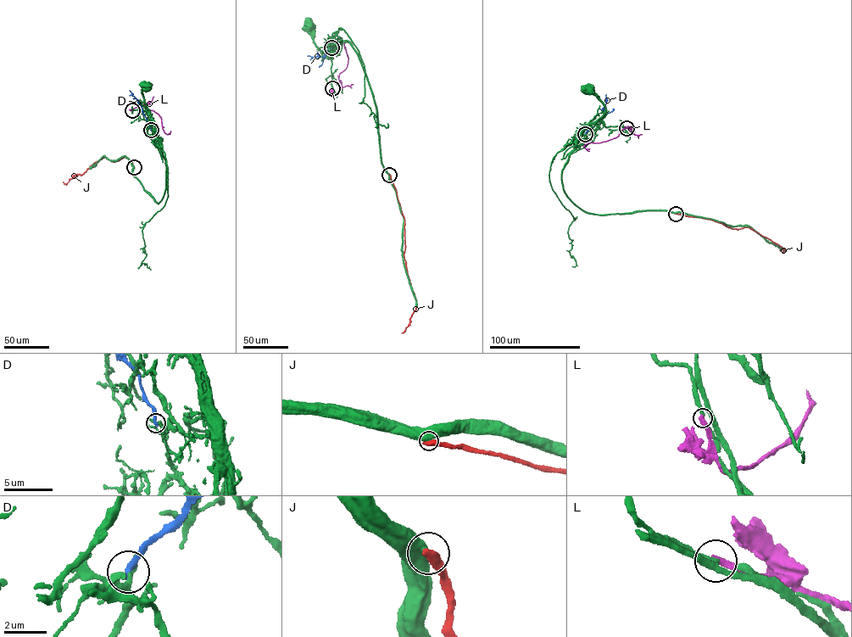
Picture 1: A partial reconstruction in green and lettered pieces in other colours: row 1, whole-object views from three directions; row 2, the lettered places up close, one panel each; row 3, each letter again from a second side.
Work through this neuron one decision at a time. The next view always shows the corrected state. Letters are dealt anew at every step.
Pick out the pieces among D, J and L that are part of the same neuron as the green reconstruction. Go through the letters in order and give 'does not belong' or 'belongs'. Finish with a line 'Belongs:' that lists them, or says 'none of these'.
D: does not belong
J: does not belong
L: does not belong
Belongs: none of these

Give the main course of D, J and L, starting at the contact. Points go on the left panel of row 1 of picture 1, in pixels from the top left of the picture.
D: (151, 130), (140, 104), (129, 90)
J: (134, 167), (128, 158), (114, 161), (105, 156), (83, 174), (74, 176), (66, 183), (63, 181)
L: (132, 110), (143, 104), (158, 114), (164, 132), (169, 134), (170, 131)

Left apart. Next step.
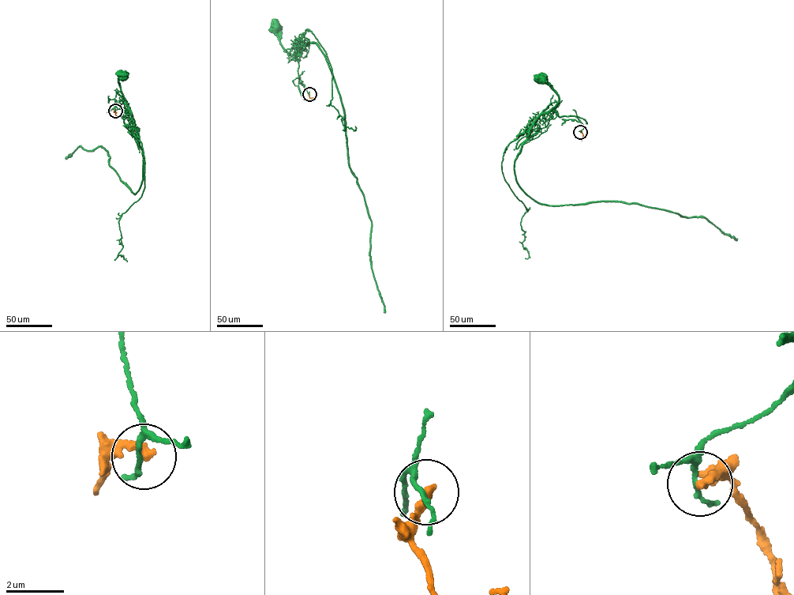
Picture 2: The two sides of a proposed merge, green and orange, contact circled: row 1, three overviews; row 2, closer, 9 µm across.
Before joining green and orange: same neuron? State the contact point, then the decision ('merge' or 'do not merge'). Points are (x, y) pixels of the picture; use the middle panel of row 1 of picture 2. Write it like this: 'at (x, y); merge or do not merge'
at (309, 94); do not merge

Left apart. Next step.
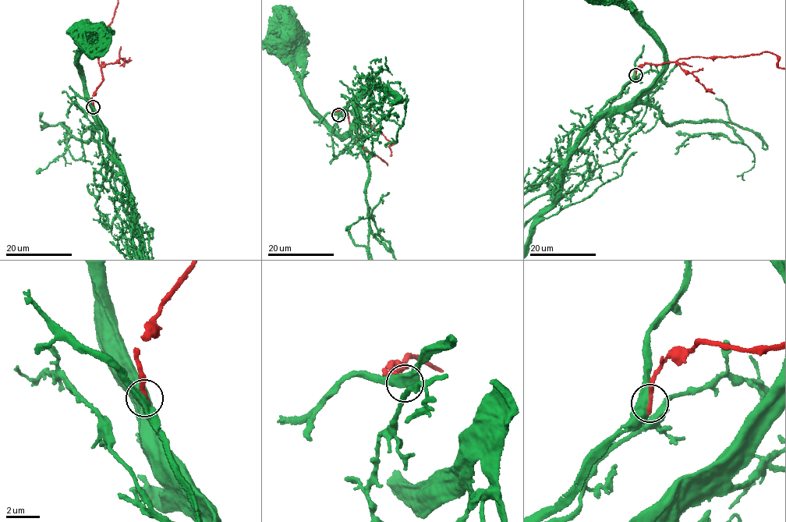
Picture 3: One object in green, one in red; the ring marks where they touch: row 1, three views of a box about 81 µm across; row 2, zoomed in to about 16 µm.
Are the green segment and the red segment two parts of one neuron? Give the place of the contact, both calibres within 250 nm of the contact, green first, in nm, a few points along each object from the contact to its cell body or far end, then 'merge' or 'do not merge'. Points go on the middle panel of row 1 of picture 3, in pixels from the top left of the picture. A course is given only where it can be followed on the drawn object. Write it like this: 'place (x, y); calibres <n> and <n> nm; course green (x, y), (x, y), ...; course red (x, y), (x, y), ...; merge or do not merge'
place (338, 115); calibres 500 and 320 nm; course green (338, 115), (355, 97), (357, 121), (339, 134), (305, 97), (299, 79), (302, 69), (292, 33), (289, 34); do not merge

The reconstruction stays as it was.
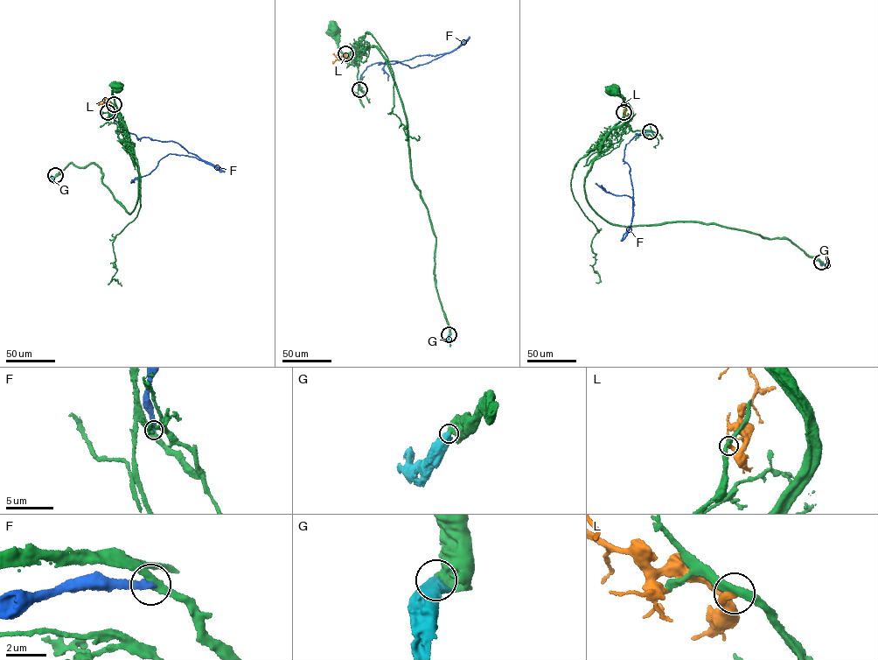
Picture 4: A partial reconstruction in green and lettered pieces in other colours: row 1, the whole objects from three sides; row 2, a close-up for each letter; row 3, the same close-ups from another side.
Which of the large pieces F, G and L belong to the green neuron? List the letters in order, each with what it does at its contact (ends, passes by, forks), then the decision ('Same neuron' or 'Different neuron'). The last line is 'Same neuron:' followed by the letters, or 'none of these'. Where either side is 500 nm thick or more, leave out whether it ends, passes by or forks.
F: It ends there. Different neuron
G: Same neuron
L: It ends there. Different neuron
Same neuron: G

